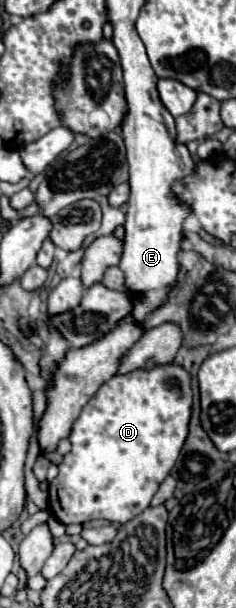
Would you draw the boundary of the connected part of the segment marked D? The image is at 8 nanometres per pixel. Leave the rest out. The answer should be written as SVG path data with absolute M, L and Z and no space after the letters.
M163 365L155 369L137 369L127 375L115 375L107 381L85 405L79 419L73 423L69 441L71 451L59 463L59 475L49 483L49 511L63 523L85 523L89 519L107 519L127 523L149 507L151 497L161 481L173 469L179 451L189 433L191 417L191 377L179 365Z

